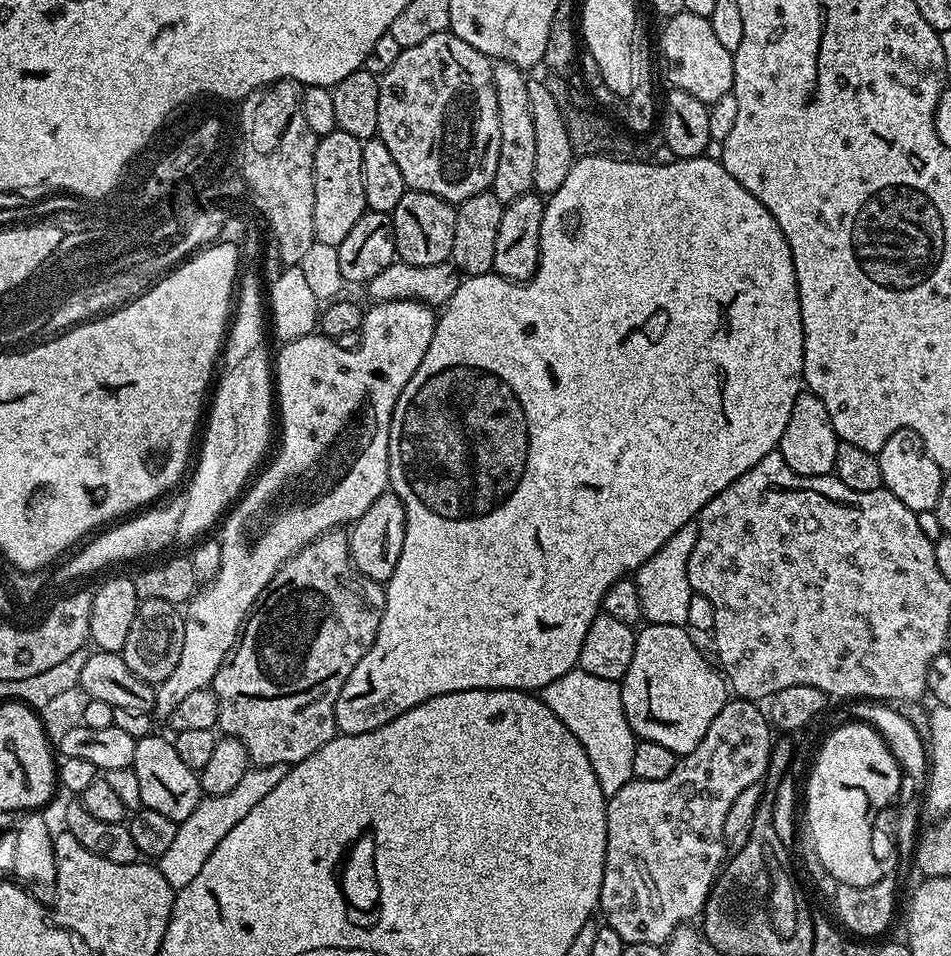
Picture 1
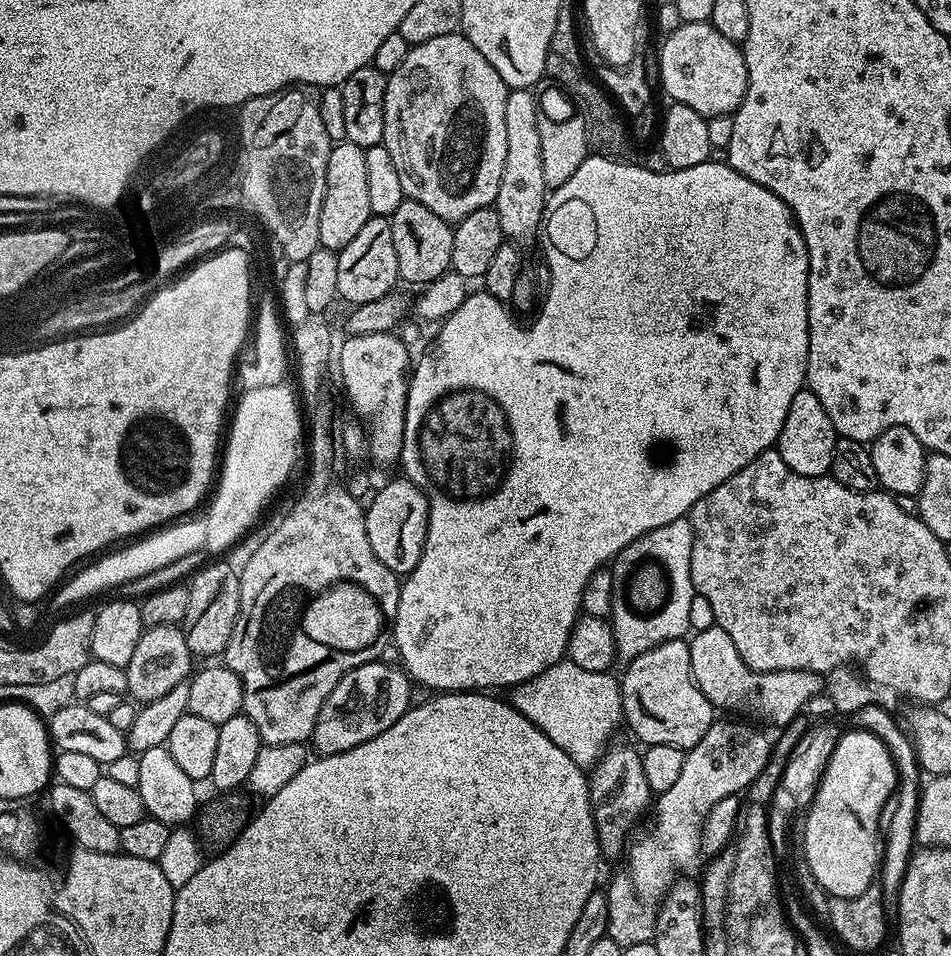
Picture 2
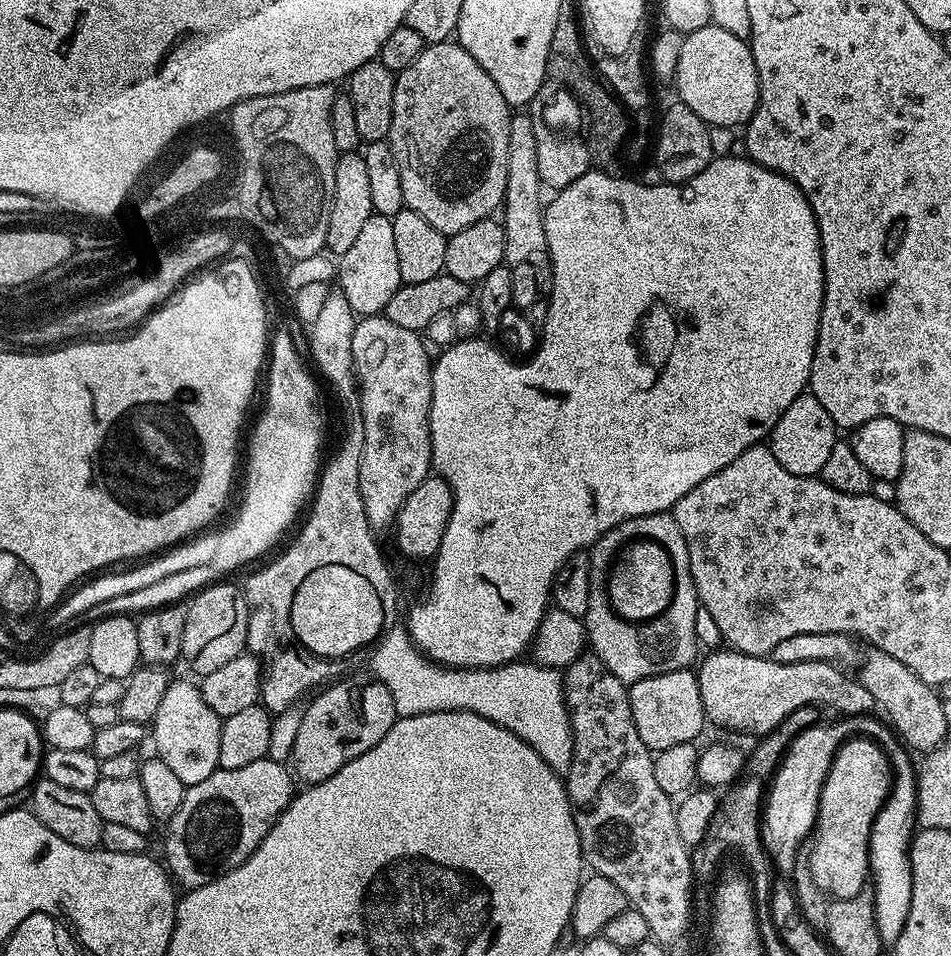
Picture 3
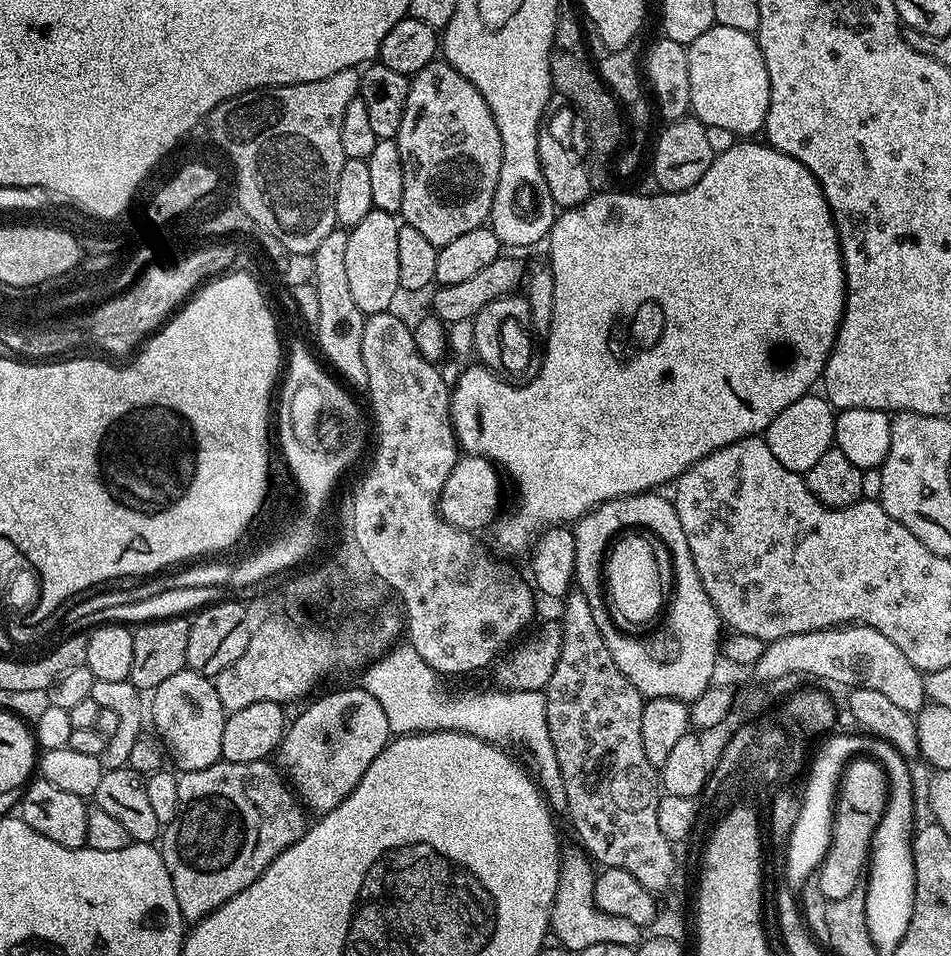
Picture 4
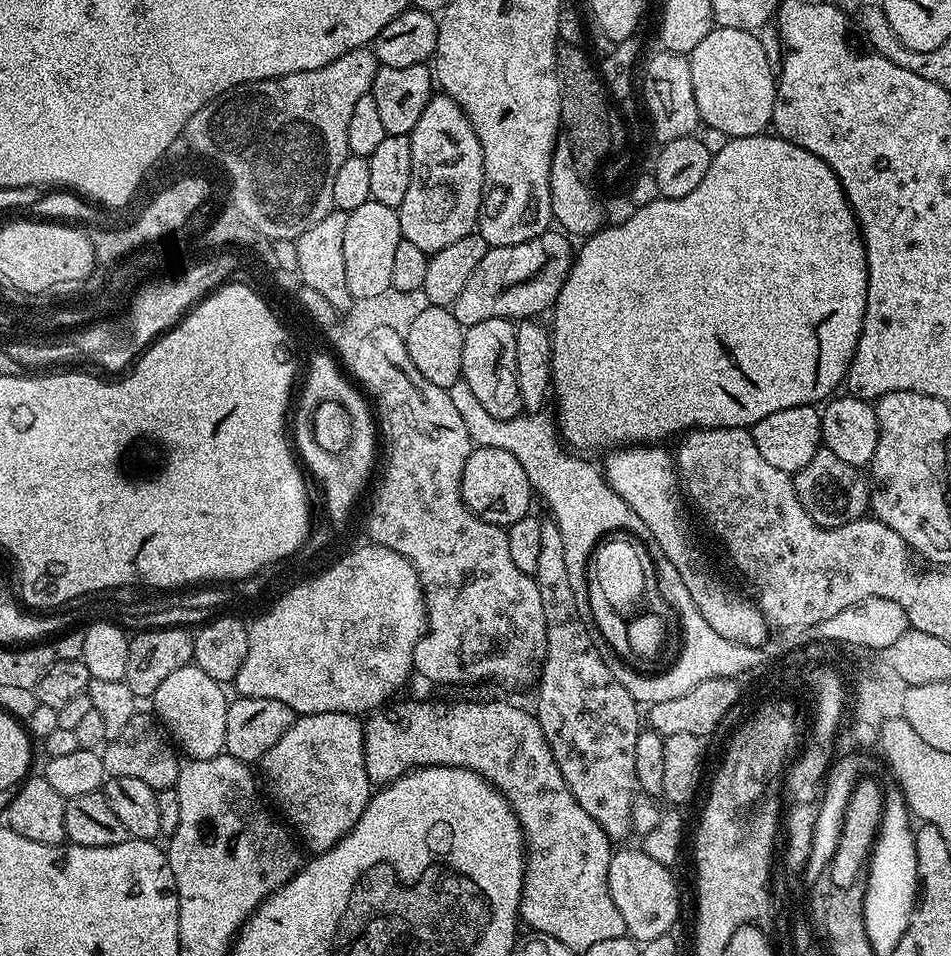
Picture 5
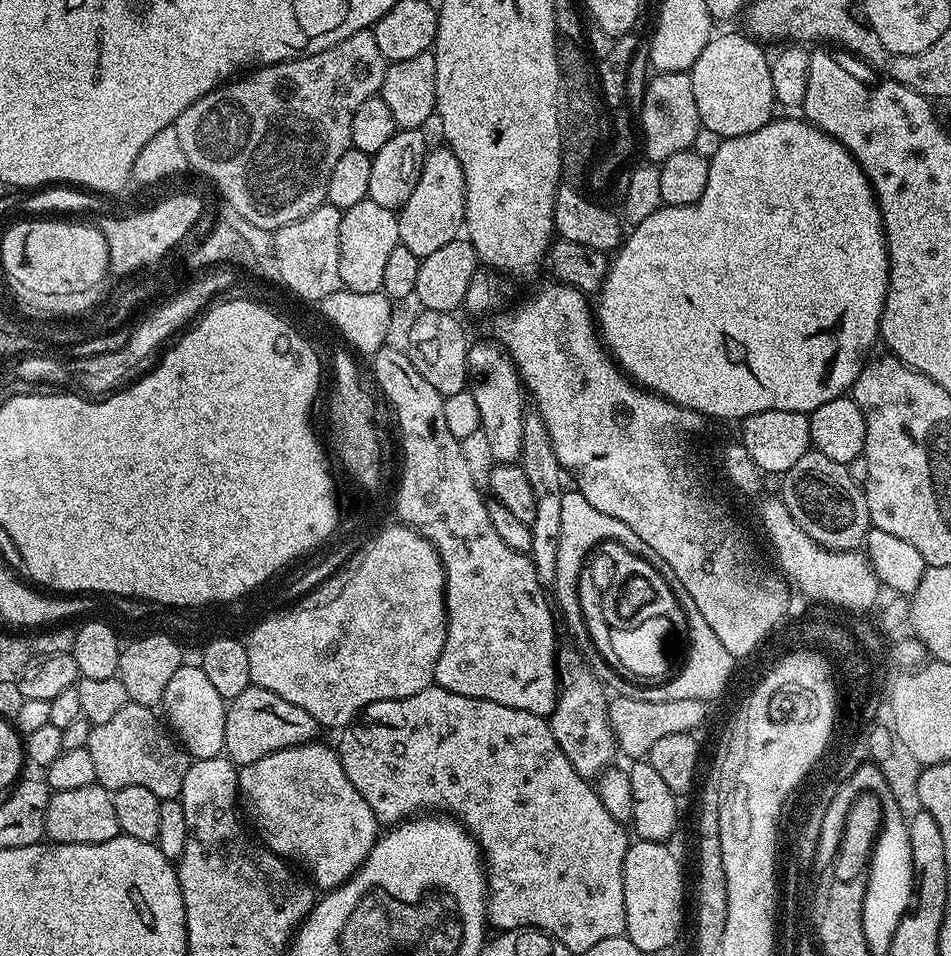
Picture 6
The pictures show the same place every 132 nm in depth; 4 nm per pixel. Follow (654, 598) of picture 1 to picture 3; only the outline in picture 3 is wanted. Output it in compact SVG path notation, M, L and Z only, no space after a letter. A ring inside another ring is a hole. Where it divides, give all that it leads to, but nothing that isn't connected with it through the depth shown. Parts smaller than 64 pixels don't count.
M671 511L630 518L614 526L596 540L587 557L590 566L590 602L586 605L582 621L587 632L587 647L602 661L606 670L610 670L610 674L614 674L614 678L623 684L631 686L654 674L670 674L674 670L692 668L697 659L696 619L702 616L702 609L694 578L690 574L686 538L682 538L682 530L678 530L678 522L674 522ZM639 539L660 544L668 551L670 558L674 558L676 589L670 606L666 606L664 612L643 622L633 622L617 616L612 608L608 600L608 573L620 555L621 548L628 541Z

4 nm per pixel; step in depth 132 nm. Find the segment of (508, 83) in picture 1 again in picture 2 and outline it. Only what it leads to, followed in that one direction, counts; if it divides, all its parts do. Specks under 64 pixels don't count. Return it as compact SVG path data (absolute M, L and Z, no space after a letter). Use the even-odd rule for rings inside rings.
M528 90L509 91L506 102L506 166L502 166L502 182L498 185L495 210L498 222L502 222L505 237L512 242L528 240L541 231L544 222L544 205L550 189L546 186L546 177L542 174L542 138L538 138L538 114L541 105L536 105L533 93Z

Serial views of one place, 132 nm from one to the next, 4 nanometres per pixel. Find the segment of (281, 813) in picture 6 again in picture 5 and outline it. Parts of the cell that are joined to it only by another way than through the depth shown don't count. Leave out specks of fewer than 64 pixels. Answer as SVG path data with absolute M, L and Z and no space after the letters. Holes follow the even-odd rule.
M350 712L297 715L290 730L266 750L258 768L264 771L284 811L283 819L298 836L300 831L299 839L304 839L316 854L330 851L353 828L374 791L366 774L364 726L361 717Z

